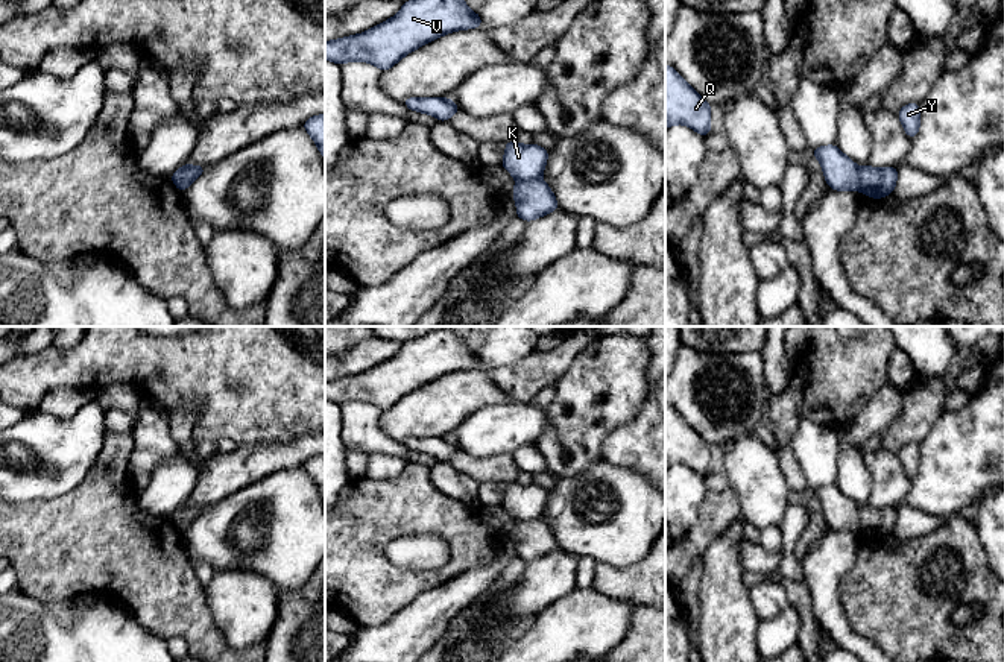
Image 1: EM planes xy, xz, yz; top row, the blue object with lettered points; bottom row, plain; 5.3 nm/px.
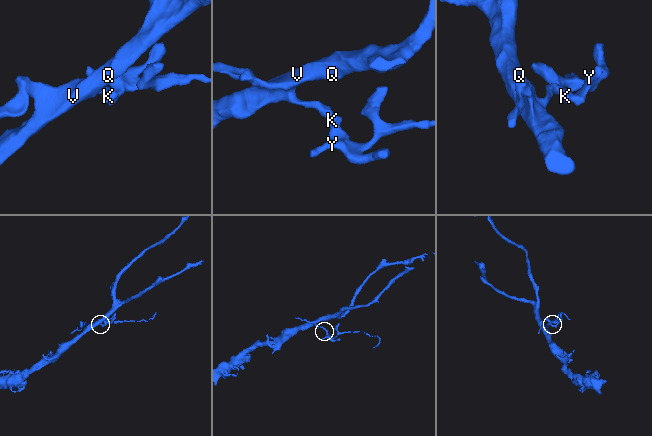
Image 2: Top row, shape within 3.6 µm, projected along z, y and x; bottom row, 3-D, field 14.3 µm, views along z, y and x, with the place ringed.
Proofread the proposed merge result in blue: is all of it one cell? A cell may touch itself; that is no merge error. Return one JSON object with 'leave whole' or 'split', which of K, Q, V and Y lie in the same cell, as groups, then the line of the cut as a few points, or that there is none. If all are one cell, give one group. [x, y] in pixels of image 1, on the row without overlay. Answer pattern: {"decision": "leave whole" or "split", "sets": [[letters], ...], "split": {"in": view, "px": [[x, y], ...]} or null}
{"decision": "split", "sets": [["K", "Q", "V"], ["Y"]], "split": {"in": "xz", "px": [[539, 518], [517, 521]]}}

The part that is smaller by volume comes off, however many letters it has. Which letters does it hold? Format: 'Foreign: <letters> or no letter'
Foreign: Y

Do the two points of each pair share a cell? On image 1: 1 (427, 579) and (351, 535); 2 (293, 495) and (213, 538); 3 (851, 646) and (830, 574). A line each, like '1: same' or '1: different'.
1: same
2: same
3: same

